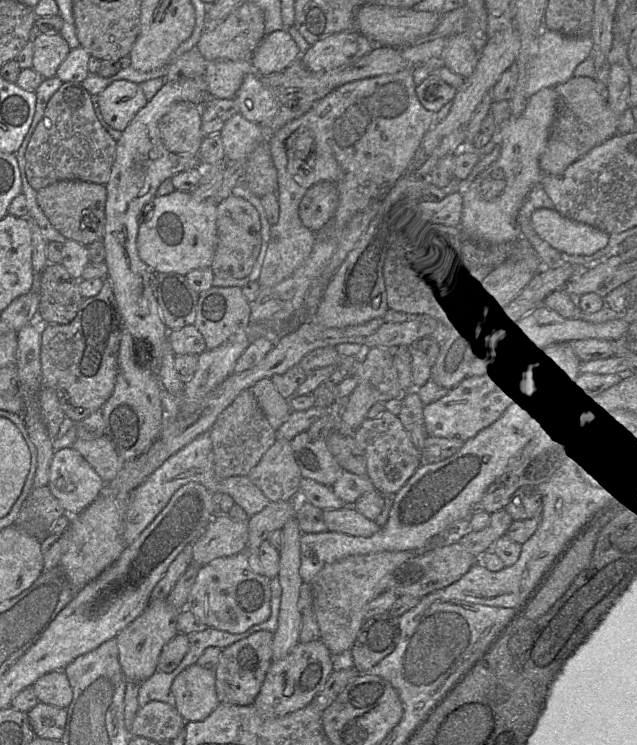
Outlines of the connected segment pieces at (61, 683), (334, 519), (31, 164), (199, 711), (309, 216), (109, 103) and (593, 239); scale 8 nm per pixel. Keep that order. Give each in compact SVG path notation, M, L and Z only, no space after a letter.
M63 670L52 671L38 678L32 688L39 702L59 708L67 708L73 691Z
M354 506L323 510L323 519L328 531L341 532L351 536L369 537L379 531L375 521L366 518Z
M66 82L50 98L25 152L25 173L30 186L38 191L58 181L86 181L105 185L115 159L116 141L96 117L92 95L81 83Z
M192 664L172 682L175 708L186 722L205 720L220 704L215 688L214 670Z
M322 181L311 186L299 205L299 217L311 231L319 232L333 217L338 206L336 185Z
M128 80L114 81L97 96L103 119L120 132L148 102L140 85Z
M554 209L537 210L530 221L537 236L561 254L589 256L609 241L607 233L564 218Z

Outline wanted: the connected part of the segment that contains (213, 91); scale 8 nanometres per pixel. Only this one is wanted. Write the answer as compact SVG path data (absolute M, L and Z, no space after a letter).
M218 59L206 61L205 82L209 96L233 99L244 77L253 72L251 60Z

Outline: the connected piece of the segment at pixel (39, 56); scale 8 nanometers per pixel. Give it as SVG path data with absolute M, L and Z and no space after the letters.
M39 33L34 41L33 66L44 79L56 76L57 69L71 48L60 33Z

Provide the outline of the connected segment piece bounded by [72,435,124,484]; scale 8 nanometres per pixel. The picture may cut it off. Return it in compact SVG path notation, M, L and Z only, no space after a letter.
M105 435L94 440L77 439L72 448L83 456L104 484L112 481L124 465L124 461Z

